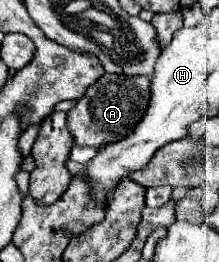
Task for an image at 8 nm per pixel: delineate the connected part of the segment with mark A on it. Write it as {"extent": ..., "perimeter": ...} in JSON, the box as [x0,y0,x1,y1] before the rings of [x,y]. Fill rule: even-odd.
{"extent":[68,74,150,148],"perimeter":[[[104,74],[98,78],[76,102],[76,106],[68,112],[68,128],[78,146],[94,146],[104,148],[104,144],[112,144],[122,140],[132,132],[132,128],[144,116],[144,108],[148,108],[150,100],[150,78],[148,76],[120,76],[120,74]]]}

